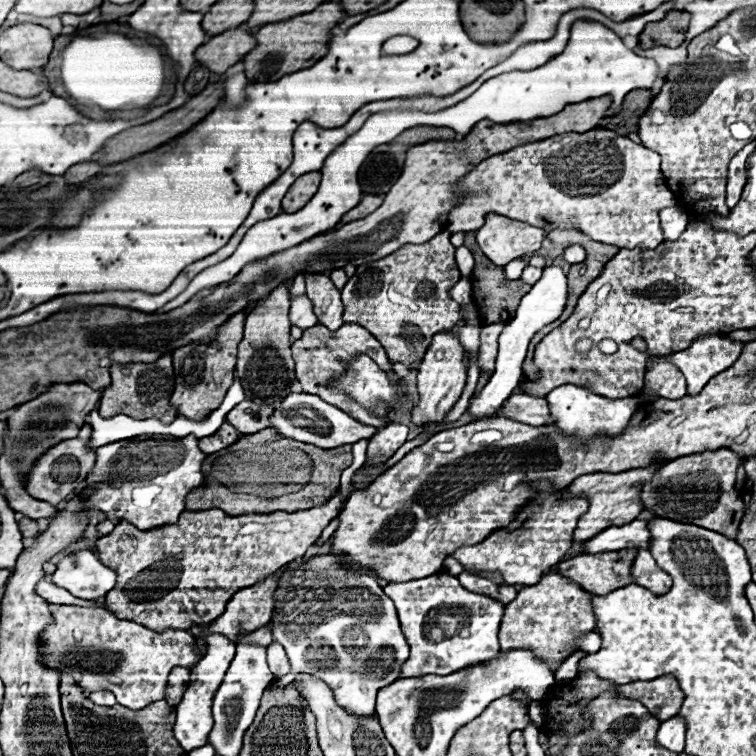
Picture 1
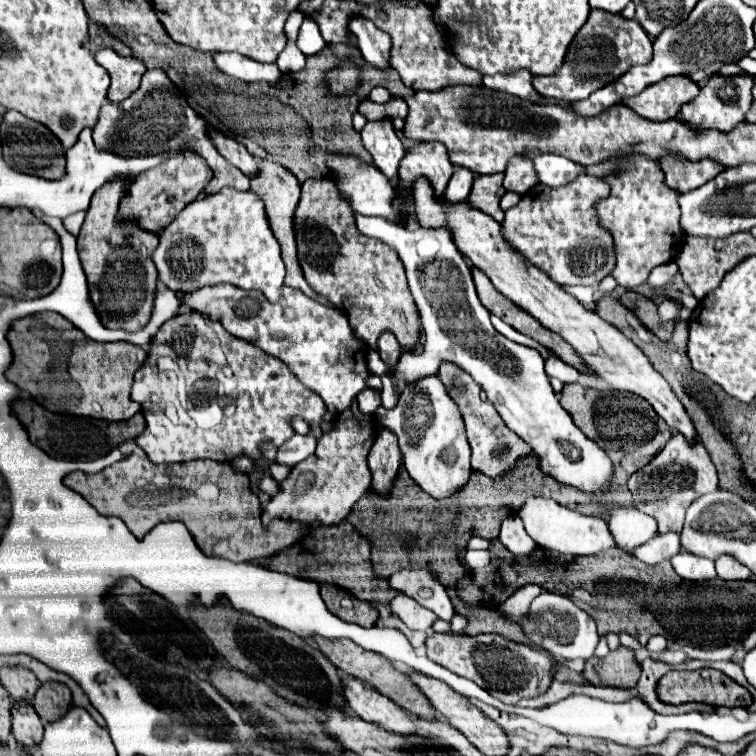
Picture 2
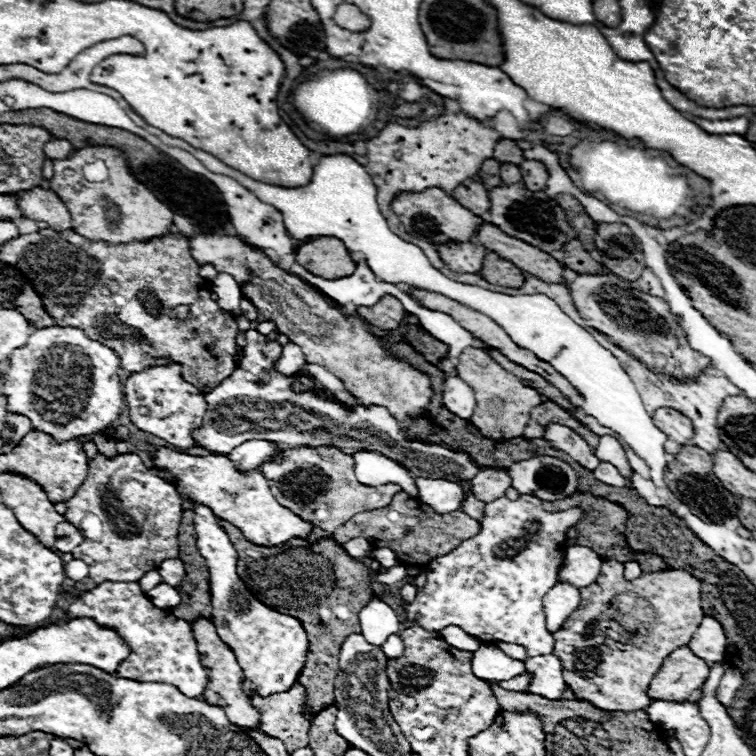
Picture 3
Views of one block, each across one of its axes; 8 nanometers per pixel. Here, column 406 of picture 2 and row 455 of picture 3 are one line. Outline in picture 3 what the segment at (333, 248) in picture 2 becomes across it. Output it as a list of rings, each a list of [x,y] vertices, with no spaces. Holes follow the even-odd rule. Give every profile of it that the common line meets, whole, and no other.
[[[306,448],[300,450],[282,450],[284,460],[282,462],[266,462],[262,474],[272,482],[272,494],[274,498],[290,508],[300,518],[312,522],[312,526],[318,526],[332,534],[338,526],[348,522],[354,514],[364,510],[376,510],[384,508],[392,502],[394,494],[402,492],[398,484],[382,484],[382,486],[364,486],[356,480],[354,474],[354,460],[350,454],[344,454],[336,448]]]

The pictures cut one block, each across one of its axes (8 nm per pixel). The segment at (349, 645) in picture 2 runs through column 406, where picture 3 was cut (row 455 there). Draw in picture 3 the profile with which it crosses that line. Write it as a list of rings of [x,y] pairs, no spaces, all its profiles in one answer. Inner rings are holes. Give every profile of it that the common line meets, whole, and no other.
[[[684,446],[680,454],[676,454],[676,460],[668,464],[664,480],[678,500],[682,500],[688,506],[698,506],[716,524],[722,524],[724,520],[734,518],[738,514],[738,498],[732,496],[718,482],[716,474],[712,472],[712,456],[698,446]]]

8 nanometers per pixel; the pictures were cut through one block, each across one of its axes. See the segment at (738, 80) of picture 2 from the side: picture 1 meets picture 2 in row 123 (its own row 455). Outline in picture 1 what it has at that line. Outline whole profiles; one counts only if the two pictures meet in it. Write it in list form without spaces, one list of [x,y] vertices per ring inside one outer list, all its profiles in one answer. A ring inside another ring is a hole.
[[[728,448],[706,450],[700,454],[680,456],[672,462],[666,462],[662,470],[652,478],[652,482],[644,484],[642,490],[644,510],[650,510],[652,514],[664,518],[674,518],[678,522],[690,522],[734,540],[738,534],[740,520],[744,516],[744,502],[740,494],[734,490],[736,470],[740,462],[742,458]]]

